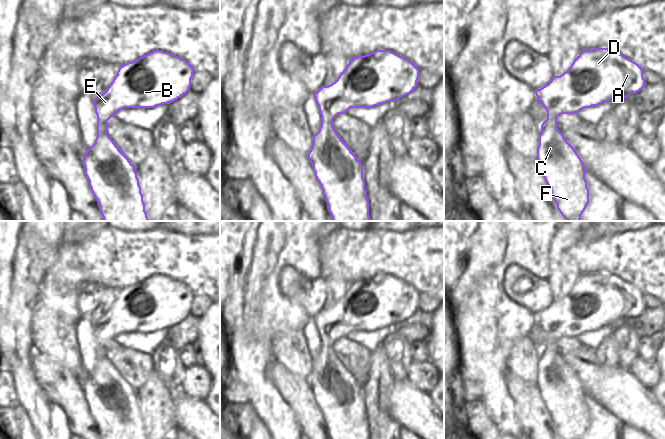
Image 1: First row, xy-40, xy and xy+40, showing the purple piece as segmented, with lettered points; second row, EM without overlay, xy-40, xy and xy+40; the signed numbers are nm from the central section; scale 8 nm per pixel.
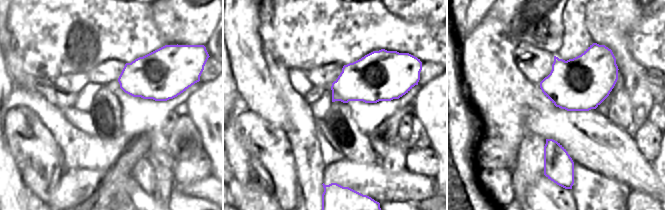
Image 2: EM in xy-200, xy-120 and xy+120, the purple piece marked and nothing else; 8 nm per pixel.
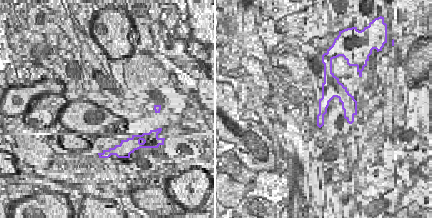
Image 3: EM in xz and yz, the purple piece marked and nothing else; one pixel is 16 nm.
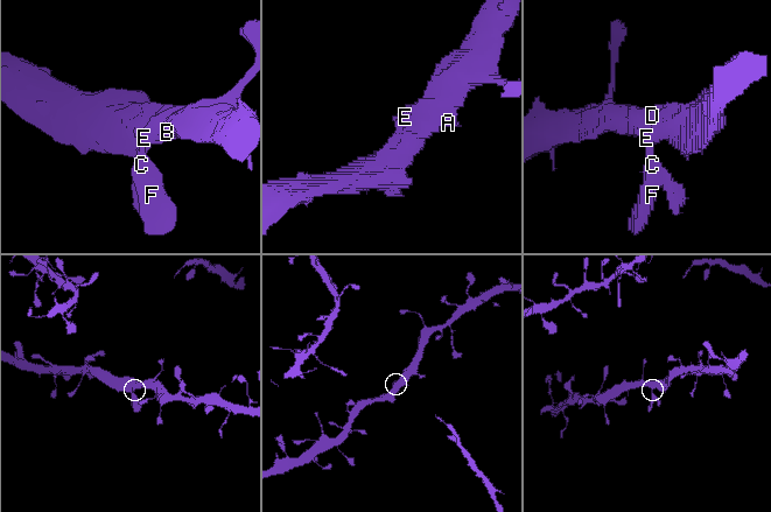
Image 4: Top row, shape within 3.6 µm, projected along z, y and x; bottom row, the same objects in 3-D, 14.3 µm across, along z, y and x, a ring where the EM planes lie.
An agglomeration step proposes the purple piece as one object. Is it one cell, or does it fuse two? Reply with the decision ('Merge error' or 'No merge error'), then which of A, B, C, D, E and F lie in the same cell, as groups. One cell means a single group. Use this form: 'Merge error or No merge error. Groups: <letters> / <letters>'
No merge error. Groups: A B C D E F

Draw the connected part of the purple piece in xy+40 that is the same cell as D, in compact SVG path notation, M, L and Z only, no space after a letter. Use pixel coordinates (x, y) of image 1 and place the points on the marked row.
M608 48L582 51L569 69L560 76L553 76L542 88L535 90L537 101L547 111L547 119L541 125L539 145L535 159L557 205L566 221L580 221L589 203L589 189L585 179L587 169L557 127L557 117L562 114L577 114L584 108L598 106L613 98L627 98L636 94L647 84L643 69L636 62Z

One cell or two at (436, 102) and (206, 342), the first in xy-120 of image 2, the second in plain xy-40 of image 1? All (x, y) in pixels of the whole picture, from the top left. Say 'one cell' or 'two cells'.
one cell

